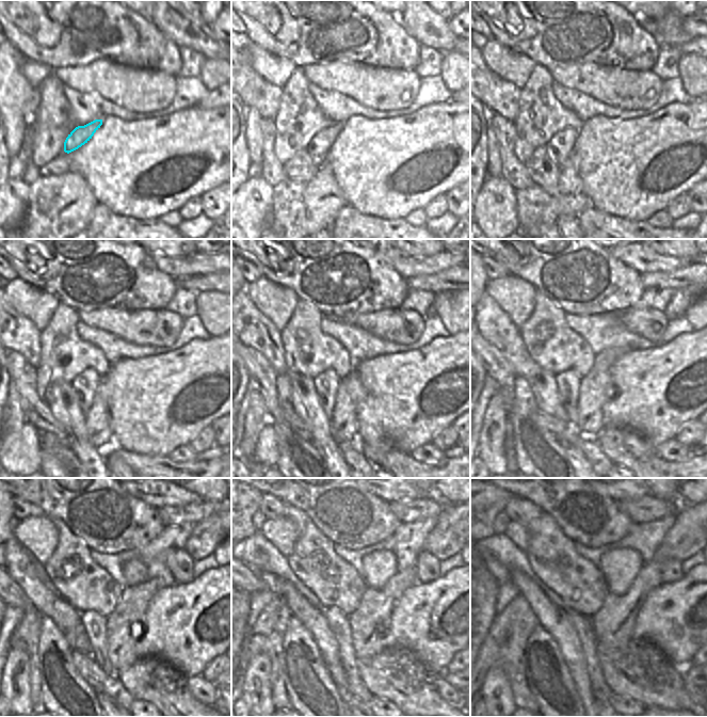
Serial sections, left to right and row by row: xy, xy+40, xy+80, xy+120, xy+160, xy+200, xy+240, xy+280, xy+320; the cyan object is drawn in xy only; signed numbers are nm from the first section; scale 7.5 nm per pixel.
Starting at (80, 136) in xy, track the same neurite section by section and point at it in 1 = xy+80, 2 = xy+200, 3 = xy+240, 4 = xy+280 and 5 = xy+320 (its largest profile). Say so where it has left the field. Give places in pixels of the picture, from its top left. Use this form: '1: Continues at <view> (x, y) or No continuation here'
1: Continues at xy+80 (561, 145)
2: Continues at xy+200 (568, 382)
3: Continues at xy+240 (95, 625)
4: Continues at xy+280 (338, 623)
5: Continues at xy+320 (581, 623).

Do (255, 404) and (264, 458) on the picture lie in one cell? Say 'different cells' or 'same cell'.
different cells

